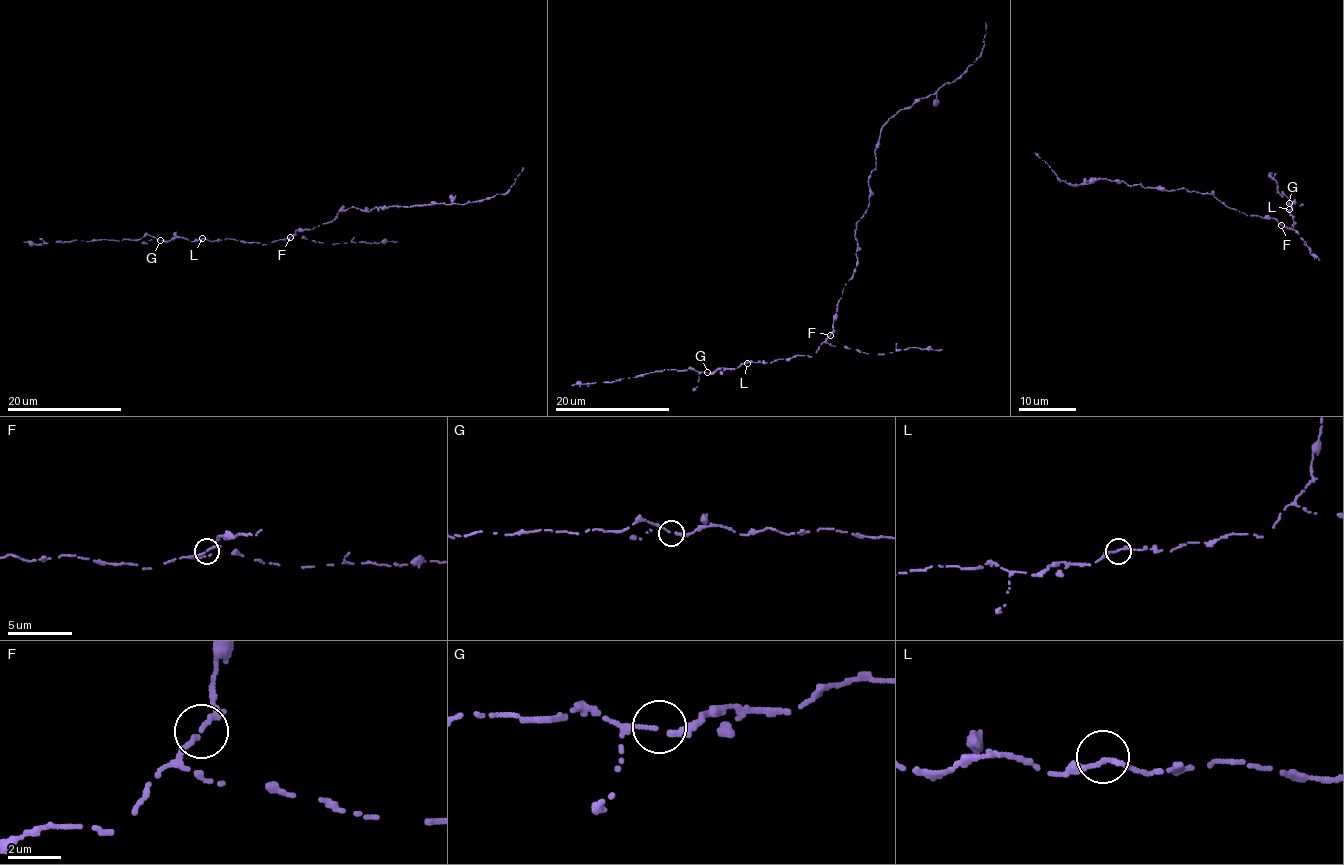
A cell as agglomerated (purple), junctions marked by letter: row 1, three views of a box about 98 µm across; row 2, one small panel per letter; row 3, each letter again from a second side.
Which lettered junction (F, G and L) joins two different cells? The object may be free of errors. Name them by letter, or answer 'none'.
none

